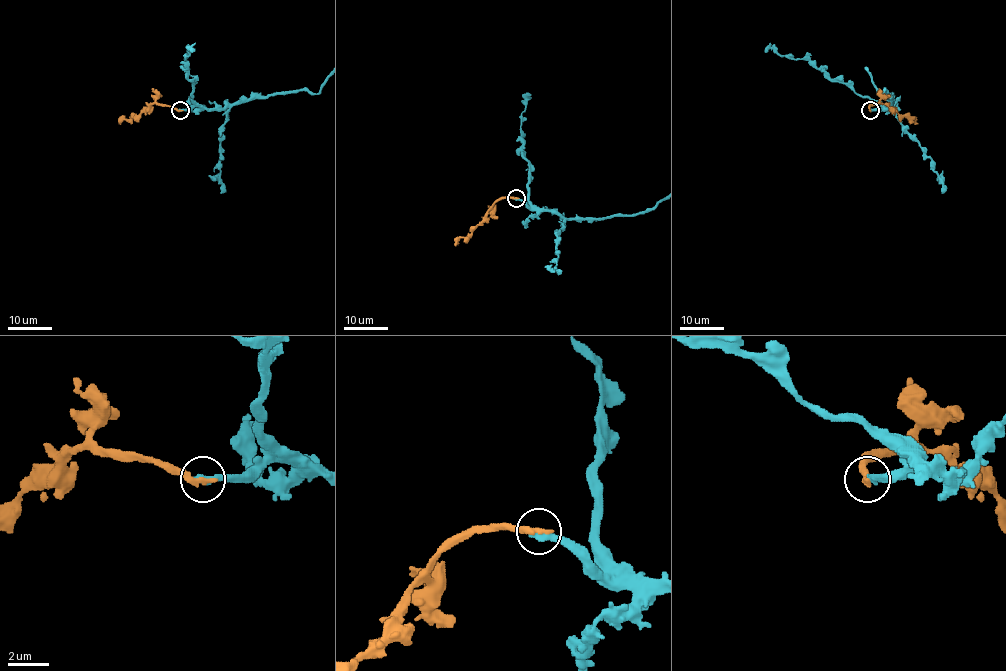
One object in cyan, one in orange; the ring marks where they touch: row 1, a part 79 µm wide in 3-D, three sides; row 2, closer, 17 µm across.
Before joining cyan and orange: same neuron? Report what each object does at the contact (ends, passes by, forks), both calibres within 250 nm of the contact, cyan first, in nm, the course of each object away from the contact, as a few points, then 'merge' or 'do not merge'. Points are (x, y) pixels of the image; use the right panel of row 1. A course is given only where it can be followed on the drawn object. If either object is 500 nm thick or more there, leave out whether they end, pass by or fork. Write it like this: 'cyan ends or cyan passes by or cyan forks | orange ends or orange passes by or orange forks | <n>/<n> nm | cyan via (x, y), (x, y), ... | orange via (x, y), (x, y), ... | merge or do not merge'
cyan ends | orange ends | 360/340 nm | orange via (870, 110), (883, 103), (918, 124) | merge

